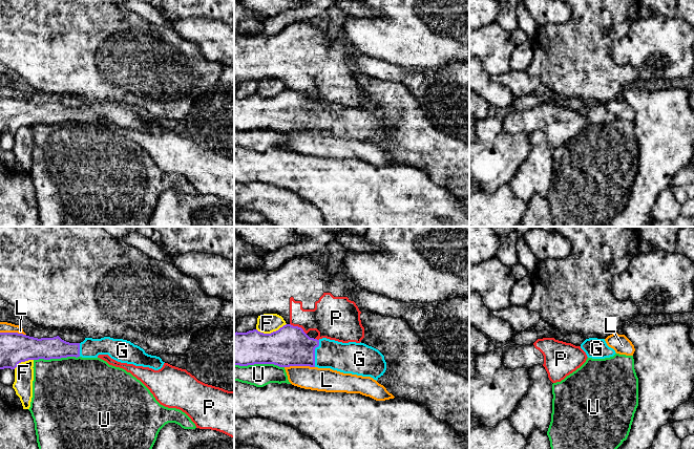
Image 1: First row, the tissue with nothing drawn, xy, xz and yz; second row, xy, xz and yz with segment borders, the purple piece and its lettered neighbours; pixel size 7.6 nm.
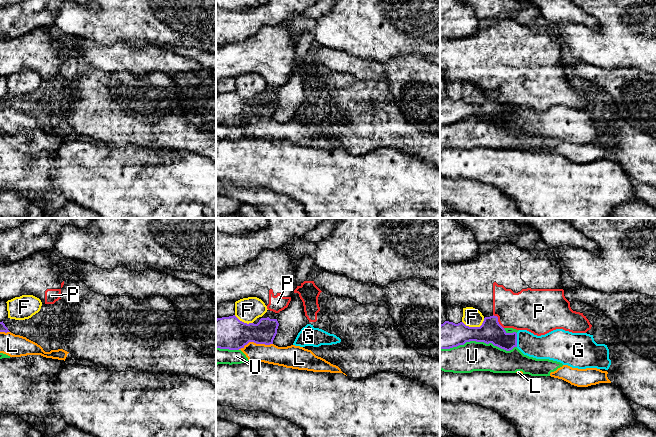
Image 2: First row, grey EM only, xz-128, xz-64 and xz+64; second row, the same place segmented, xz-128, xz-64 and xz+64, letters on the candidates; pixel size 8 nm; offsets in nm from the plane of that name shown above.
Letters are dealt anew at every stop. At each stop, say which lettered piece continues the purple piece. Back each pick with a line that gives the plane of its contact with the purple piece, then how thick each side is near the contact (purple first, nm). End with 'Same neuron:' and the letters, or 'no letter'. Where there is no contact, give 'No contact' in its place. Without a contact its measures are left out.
G: Touches purple in xz. Thickness 300 nm (purple) against 220 nm
Same neuron: G

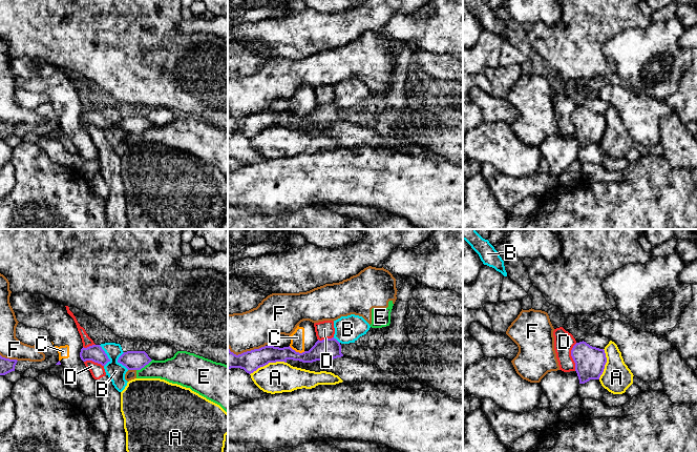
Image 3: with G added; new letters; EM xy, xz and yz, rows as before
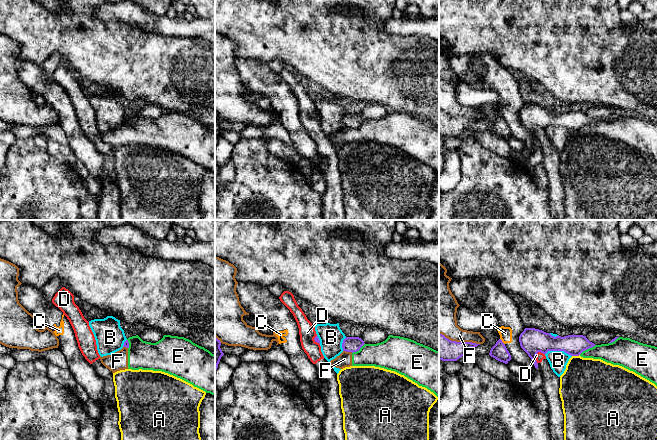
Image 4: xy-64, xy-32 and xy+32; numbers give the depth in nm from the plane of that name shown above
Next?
Same neuron: no letter

